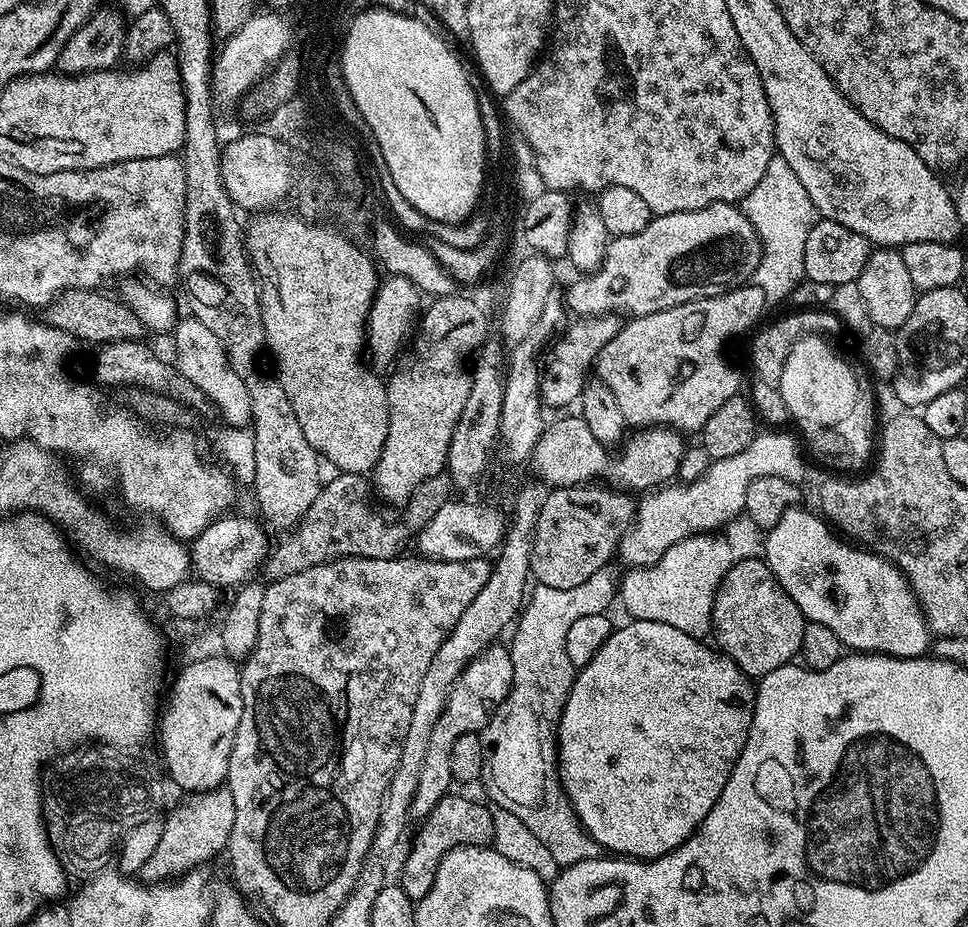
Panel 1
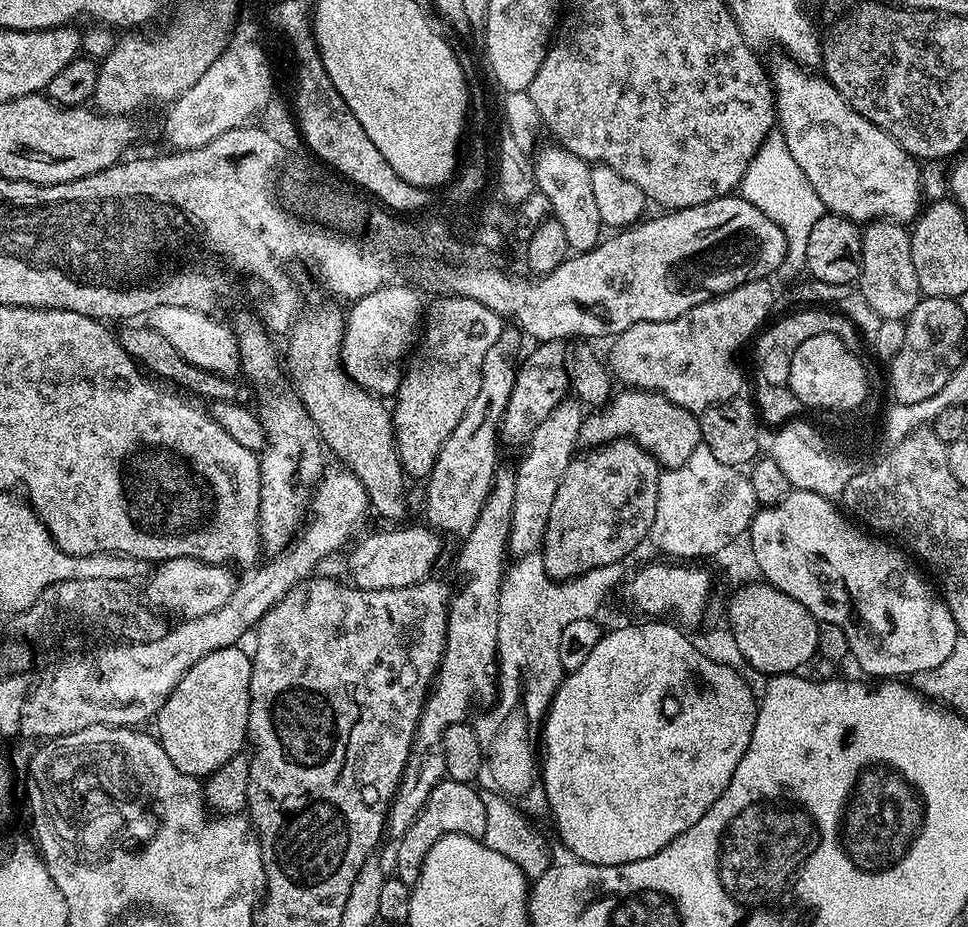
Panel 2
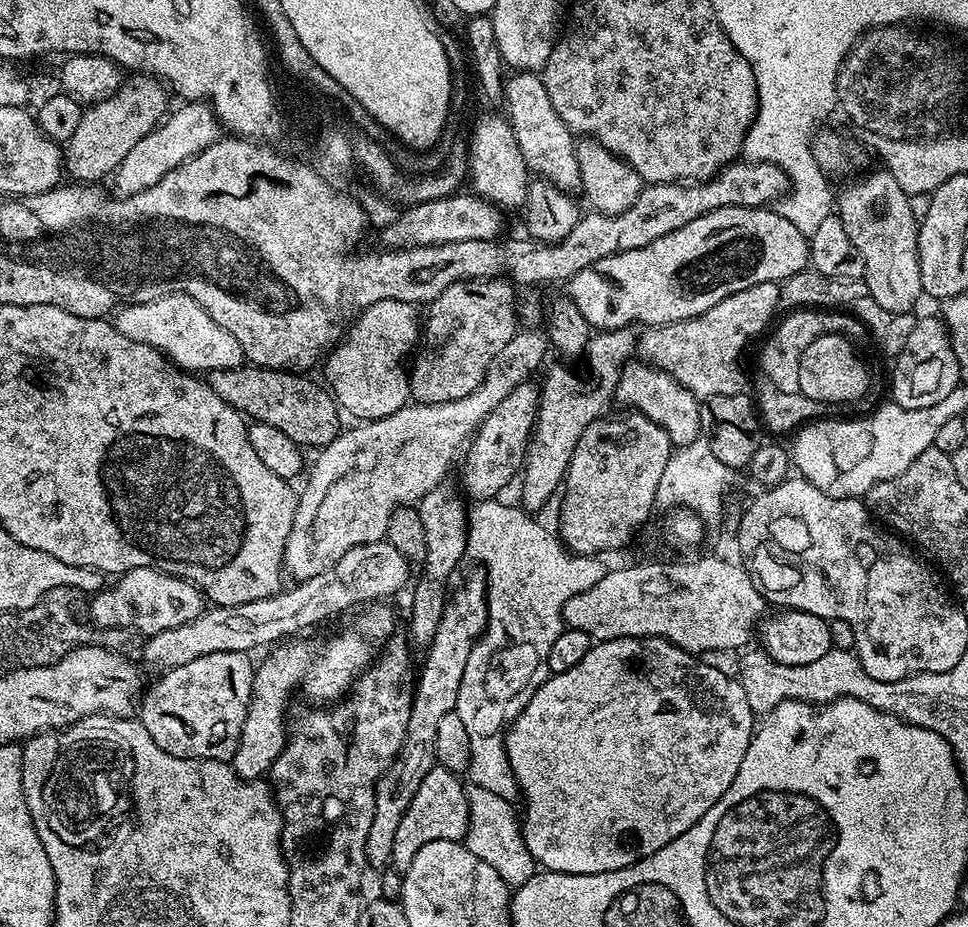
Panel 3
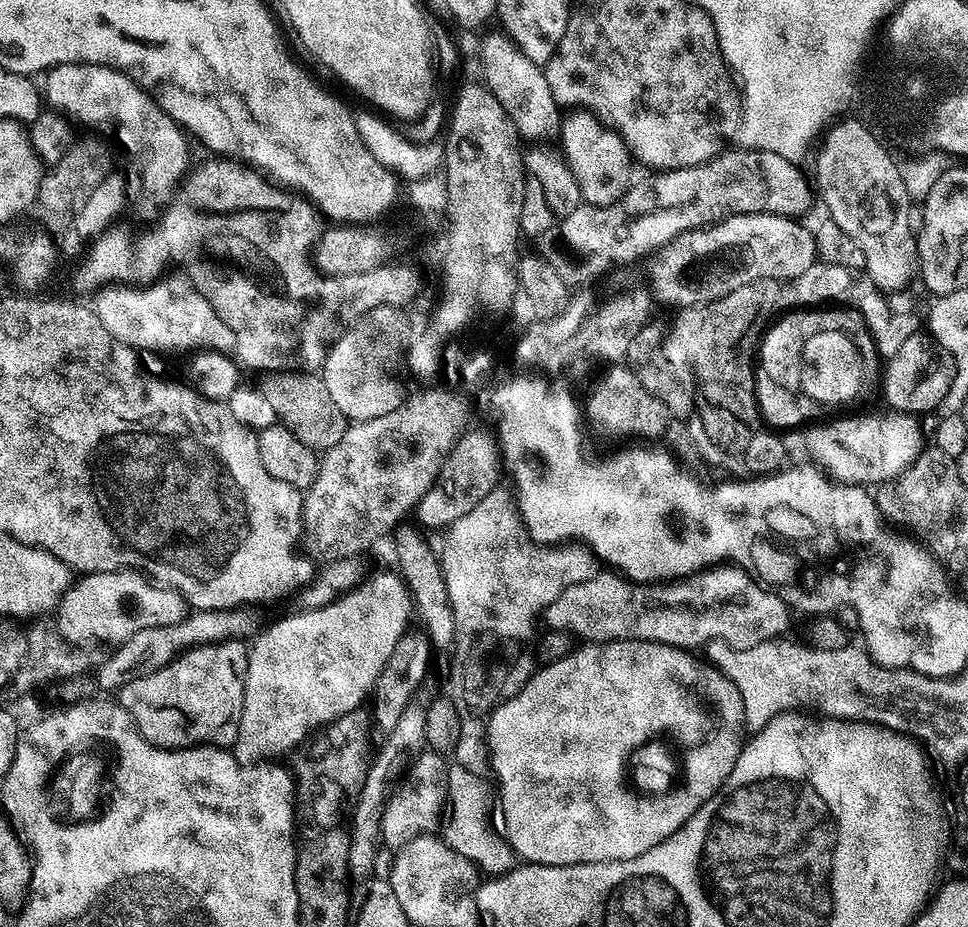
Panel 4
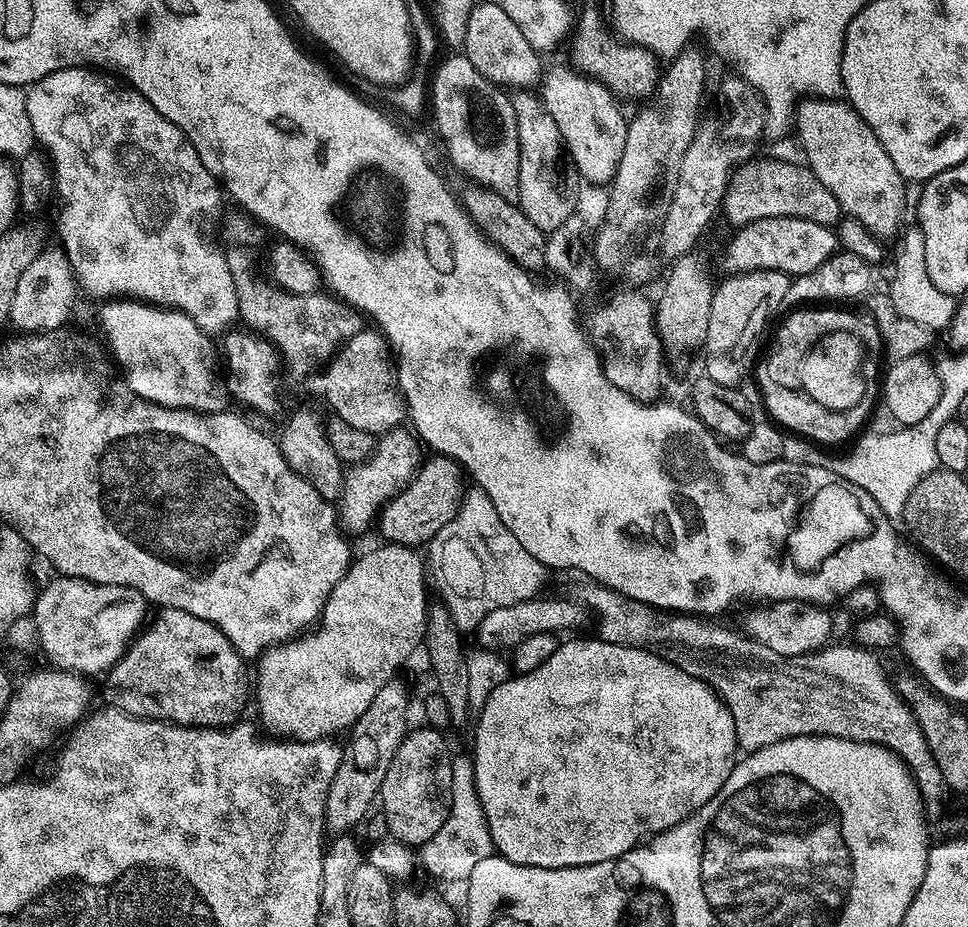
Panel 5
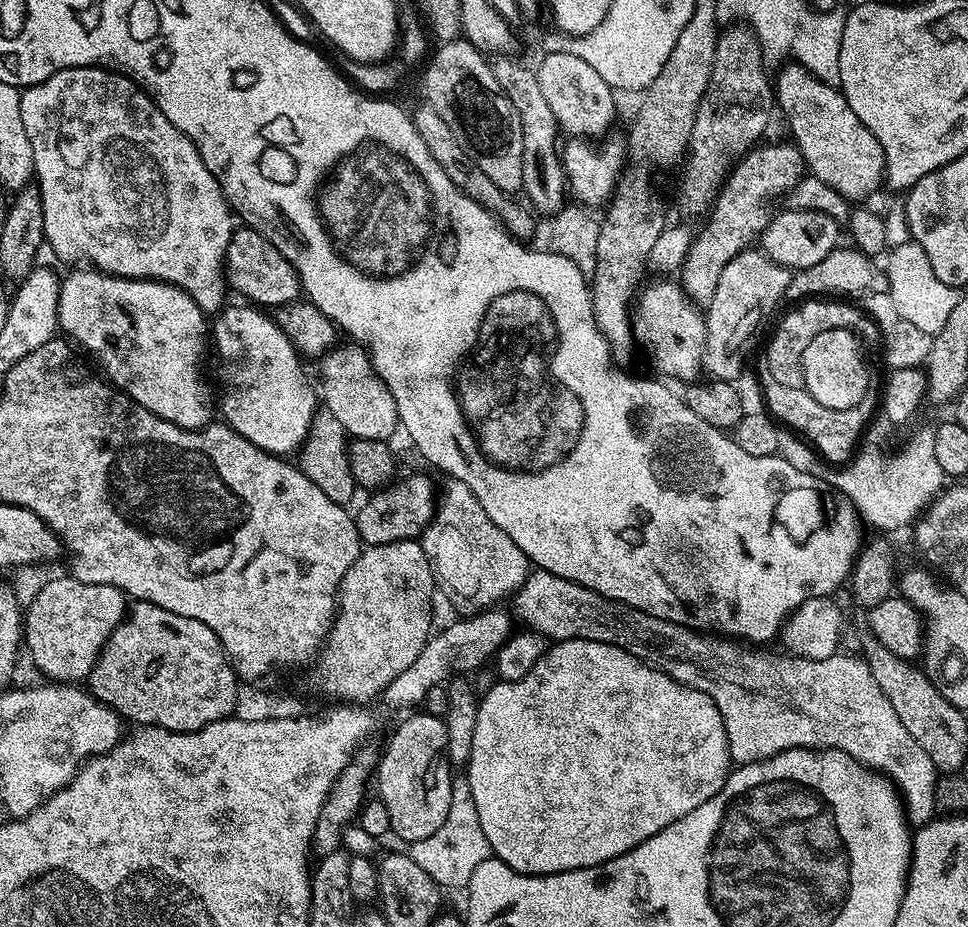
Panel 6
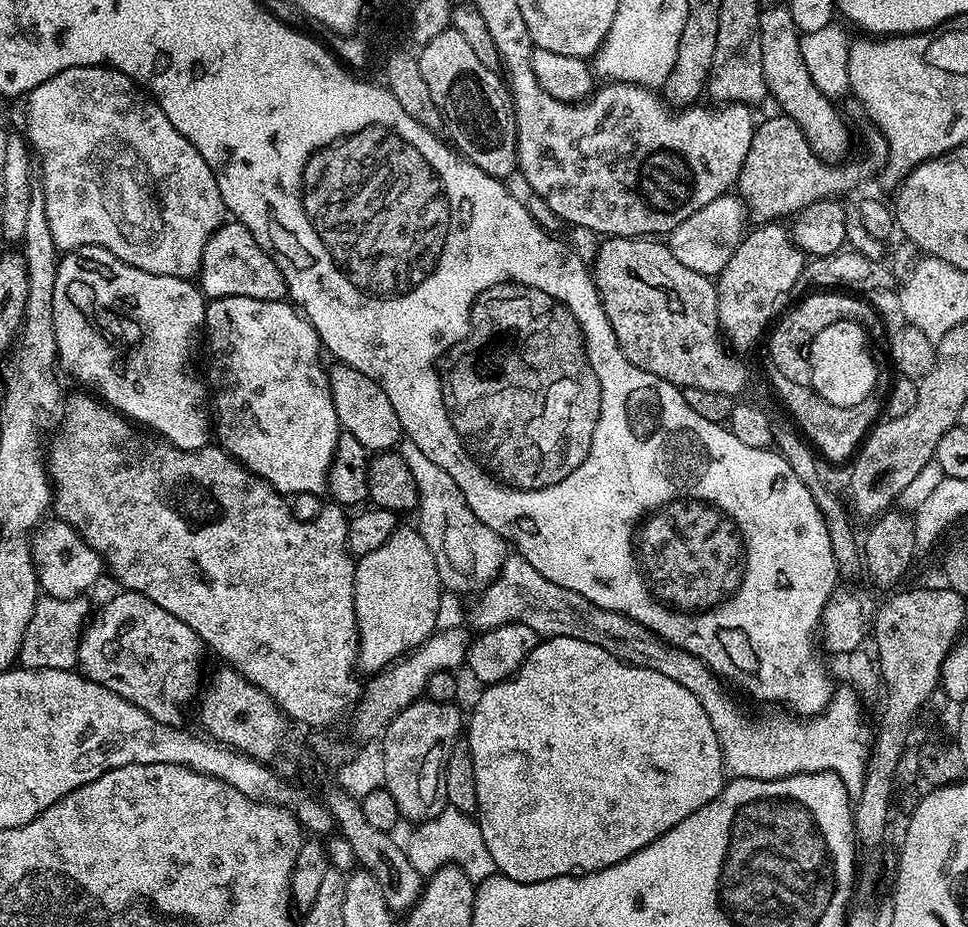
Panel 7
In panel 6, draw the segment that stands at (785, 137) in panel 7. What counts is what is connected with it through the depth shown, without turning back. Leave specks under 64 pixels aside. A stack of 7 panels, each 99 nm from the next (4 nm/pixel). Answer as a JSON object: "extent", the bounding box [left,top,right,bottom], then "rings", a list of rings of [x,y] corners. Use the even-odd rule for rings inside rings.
{"extent":[678,143,806,306],"rings":[[[761,143],[753,147],[736,161],[728,173],[728,179],[711,205],[708,222],[700,233],[695,233],[684,264],[678,271],[679,283],[697,305],[706,306],[712,301],[722,270],[726,270],[735,256],[763,237],[774,215],[772,199],[775,196],[787,197],[792,187],[806,175],[804,155],[795,143],[787,143]]]}

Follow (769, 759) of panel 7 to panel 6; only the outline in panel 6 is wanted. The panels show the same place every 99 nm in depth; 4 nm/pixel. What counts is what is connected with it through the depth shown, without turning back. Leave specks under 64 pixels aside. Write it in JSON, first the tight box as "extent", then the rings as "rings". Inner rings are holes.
{"extent":[514,570,940,827],"rings":[[[539,570],[529,571],[528,577],[514,594],[515,600],[515,619],[519,623],[521,620],[524,623],[521,625],[527,626],[531,631],[547,636],[549,641],[597,640],[603,644],[618,646],[627,650],[631,656],[637,656],[645,664],[659,668],[671,680],[682,682],[694,690],[702,690],[702,694],[706,694],[712,699],[714,706],[718,706],[718,714],[722,714],[728,752],[733,763],[752,764],[794,748],[814,748],[817,751],[838,749],[863,766],[889,776],[901,794],[905,816],[913,827],[926,825],[935,819],[935,786],[940,773],[926,750],[918,745],[911,737],[910,730],[903,726],[885,691],[879,689],[874,681],[863,657],[844,656],[845,654],[839,652],[822,660],[806,660],[788,654],[766,654],[764,650],[751,648],[728,638],[713,638],[697,629],[651,616],[637,608],[631,608],[628,604],[599,596],[586,586],[575,584],[566,578],[558,578],[558,574]]]}

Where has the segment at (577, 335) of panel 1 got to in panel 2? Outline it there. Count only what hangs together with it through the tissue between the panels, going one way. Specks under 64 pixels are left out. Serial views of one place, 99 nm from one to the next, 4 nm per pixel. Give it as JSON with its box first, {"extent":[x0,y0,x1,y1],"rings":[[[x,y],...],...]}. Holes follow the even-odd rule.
{"extent":[502,340,570,445],"rings":[[[546,340],[535,345],[532,353],[523,357],[522,363],[516,369],[516,381],[509,404],[505,408],[502,436],[512,444],[527,445],[528,440],[550,418],[550,410],[569,399],[570,385],[566,374],[566,360],[569,349],[563,340]]]}

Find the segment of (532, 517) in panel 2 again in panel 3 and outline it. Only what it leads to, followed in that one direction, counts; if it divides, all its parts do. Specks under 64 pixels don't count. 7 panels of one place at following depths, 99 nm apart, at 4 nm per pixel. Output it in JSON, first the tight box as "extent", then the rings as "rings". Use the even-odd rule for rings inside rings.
{"extent":[520,327,638,513],"rings":[[[635,327],[606,328],[595,333],[588,342],[588,358],[592,360],[592,378],[590,382],[578,378],[548,378],[542,383],[540,394],[540,413],[536,415],[536,426],[528,451],[522,465],[520,500],[525,512],[539,513],[539,508],[548,504],[552,495],[561,491],[565,476],[568,475],[570,458],[582,430],[590,422],[605,415],[604,407],[615,397],[616,387],[625,364],[633,357],[638,332]]]}

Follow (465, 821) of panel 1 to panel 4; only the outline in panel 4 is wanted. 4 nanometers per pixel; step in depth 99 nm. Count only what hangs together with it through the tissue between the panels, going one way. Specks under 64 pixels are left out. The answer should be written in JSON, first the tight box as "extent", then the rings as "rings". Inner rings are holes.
{"extent":[380,750,449,850],"rings":[[[431,750],[421,751],[420,755],[408,765],[398,787],[389,795],[388,802],[384,805],[380,839],[387,847],[399,850],[406,842],[435,833],[441,827],[448,803],[449,765],[449,761],[441,753]]]}

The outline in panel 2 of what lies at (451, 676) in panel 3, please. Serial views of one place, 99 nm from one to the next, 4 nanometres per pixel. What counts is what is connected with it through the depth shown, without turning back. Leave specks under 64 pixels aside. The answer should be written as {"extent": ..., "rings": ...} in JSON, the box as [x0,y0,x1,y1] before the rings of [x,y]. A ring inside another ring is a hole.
{"extent":[386,467,515,838],"rings":[[[497,467],[496,475],[492,482],[492,491],[478,514],[477,522],[473,530],[463,539],[460,553],[456,556],[456,564],[464,571],[464,581],[460,584],[460,592],[453,595],[448,605],[448,629],[444,639],[444,657],[440,659],[440,667],[436,669],[435,677],[430,685],[430,691],[424,701],[424,707],[420,709],[416,735],[412,737],[412,752],[408,755],[408,761],[404,767],[404,779],[396,787],[396,795],[392,797],[388,805],[386,817],[386,832],[392,838],[399,838],[414,826],[418,814],[426,806],[426,798],[430,798],[430,790],[438,786],[440,780],[446,776],[446,758],[442,754],[442,738],[446,730],[455,724],[463,724],[469,719],[468,711],[475,700],[483,696],[490,698],[497,695],[497,652],[498,646],[498,622],[499,622],[499,598],[500,588],[504,584],[506,575],[506,563],[508,555],[508,535],[510,534],[510,510],[514,510],[514,478],[515,467]]]}

